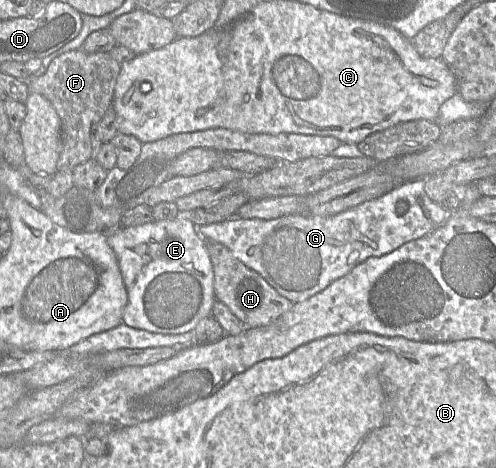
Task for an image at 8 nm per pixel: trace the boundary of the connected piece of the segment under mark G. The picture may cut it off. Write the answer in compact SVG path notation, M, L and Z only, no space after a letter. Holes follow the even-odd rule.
M418 178L404 182L387 194L332 216L290 214L268 220L241 218L203 225L197 229L205 241L214 241L227 247L235 258L261 275L281 296L295 304L324 290L369 257L392 252L407 242L433 232L445 223L453 211L445 209L426 195L425 181L426 178ZM402 200L408 202L409 209L399 215L396 207Z

